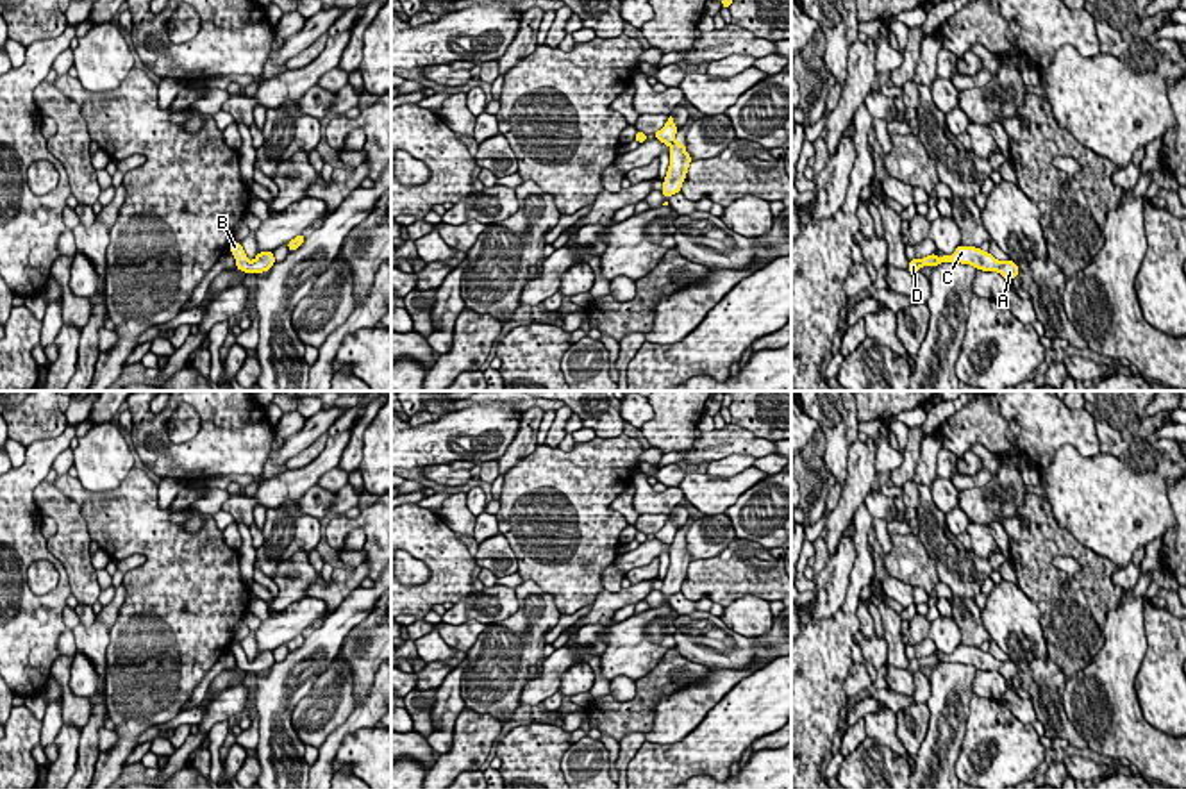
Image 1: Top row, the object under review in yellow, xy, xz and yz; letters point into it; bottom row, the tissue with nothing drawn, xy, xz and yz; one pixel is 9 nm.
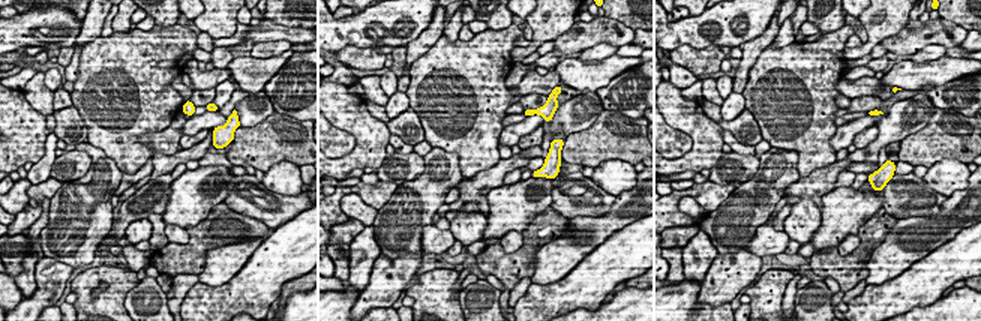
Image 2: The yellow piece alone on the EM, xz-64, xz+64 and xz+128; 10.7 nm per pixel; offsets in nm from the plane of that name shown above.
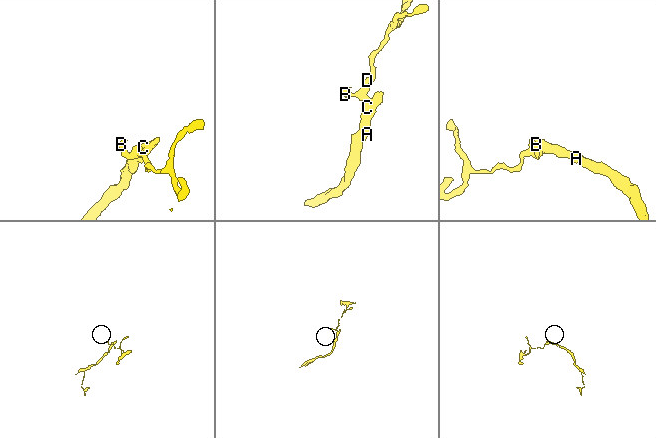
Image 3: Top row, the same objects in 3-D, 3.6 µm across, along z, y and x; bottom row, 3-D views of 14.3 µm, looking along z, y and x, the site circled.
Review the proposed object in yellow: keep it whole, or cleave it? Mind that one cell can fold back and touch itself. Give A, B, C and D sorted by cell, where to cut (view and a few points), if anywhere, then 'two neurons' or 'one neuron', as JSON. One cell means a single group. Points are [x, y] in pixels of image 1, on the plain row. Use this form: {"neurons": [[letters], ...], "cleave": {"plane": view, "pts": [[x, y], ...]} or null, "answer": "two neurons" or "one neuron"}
{"neurons": [["A", "C"], ["B", "D"]], "cleave": {"plane": "xz", "pts": [[674, 541], [670, 545]]}, "answer": "two neurons"}

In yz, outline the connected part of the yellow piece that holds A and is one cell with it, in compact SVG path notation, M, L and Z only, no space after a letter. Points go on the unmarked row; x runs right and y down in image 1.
M959 644L952 655L943 653L941 662L961 662L982 671L998 671L1006 680L1018 677L1016 662L997 660L990 652L982 652L975 646Z

